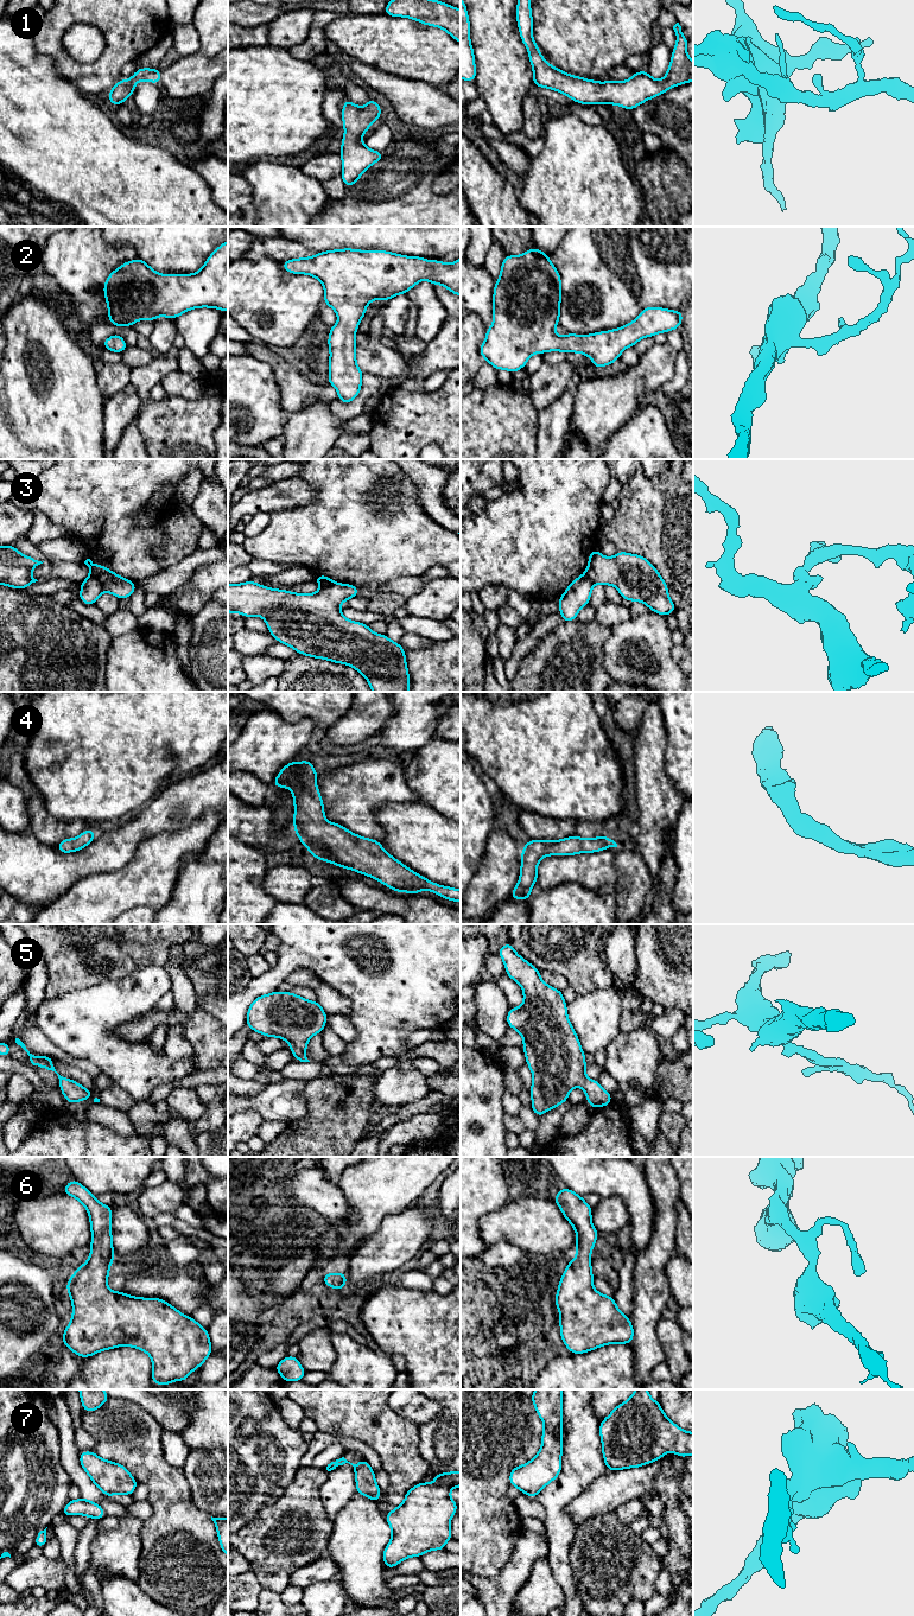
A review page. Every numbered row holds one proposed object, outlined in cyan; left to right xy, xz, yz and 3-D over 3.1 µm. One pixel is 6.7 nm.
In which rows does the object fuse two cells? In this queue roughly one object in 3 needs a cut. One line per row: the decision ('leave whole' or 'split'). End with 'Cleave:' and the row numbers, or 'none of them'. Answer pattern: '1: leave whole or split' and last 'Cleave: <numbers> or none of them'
1: leave whole
2: leave whole
3: split
4: leave whole
5: leave whole
6: leave whole
7: split
Cleave: 3, 7

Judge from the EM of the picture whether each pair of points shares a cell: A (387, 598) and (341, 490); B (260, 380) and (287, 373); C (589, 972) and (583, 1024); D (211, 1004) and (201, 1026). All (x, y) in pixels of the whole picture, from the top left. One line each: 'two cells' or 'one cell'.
A: two cells
B: two cells
C: two cells
D: two cells

